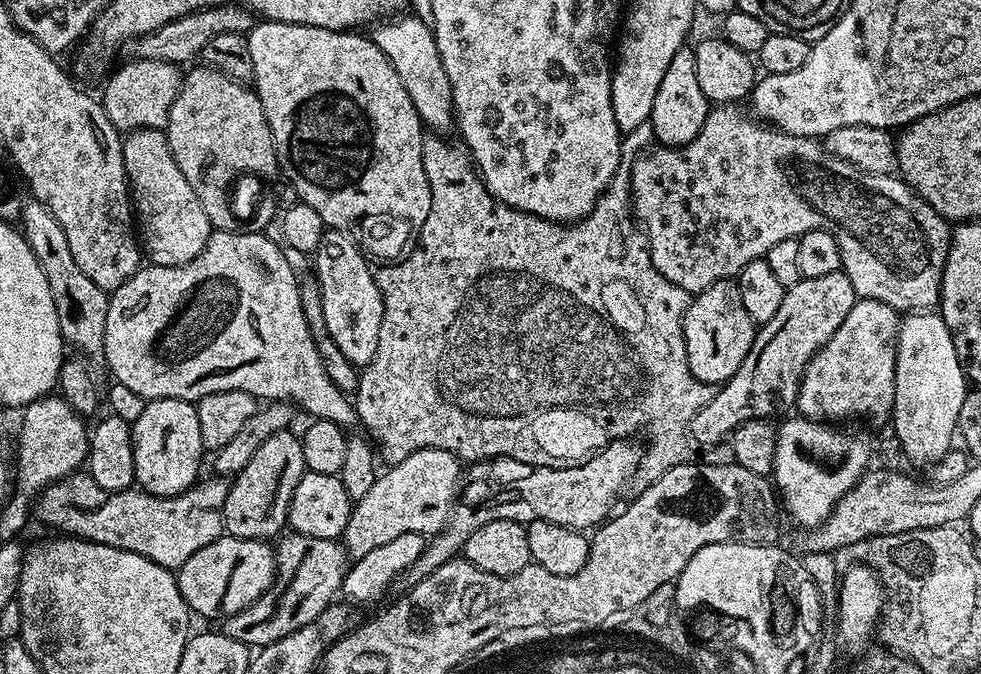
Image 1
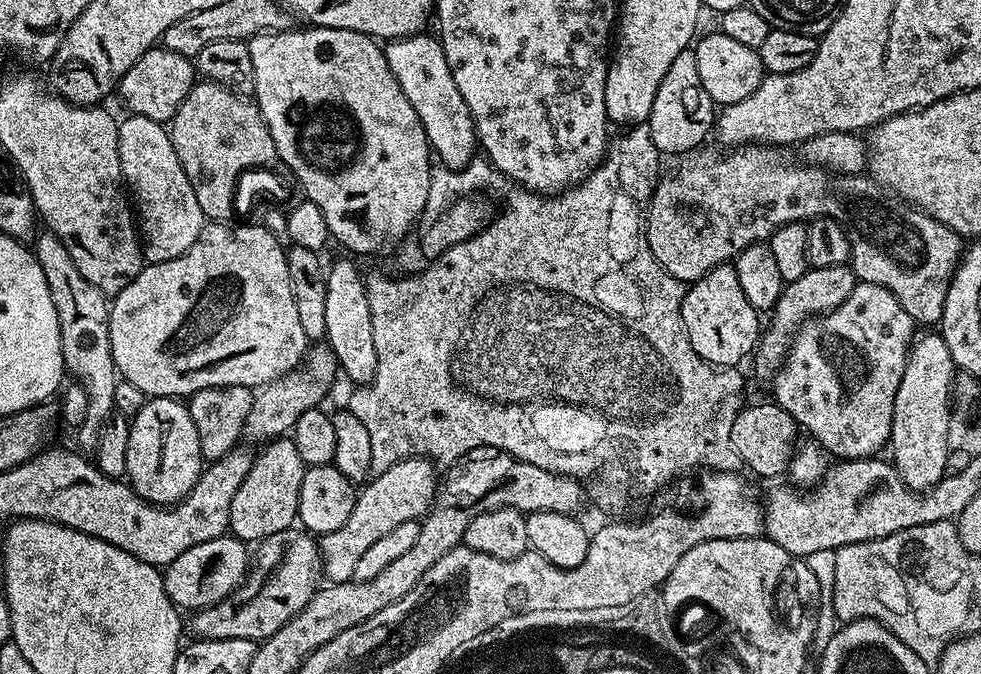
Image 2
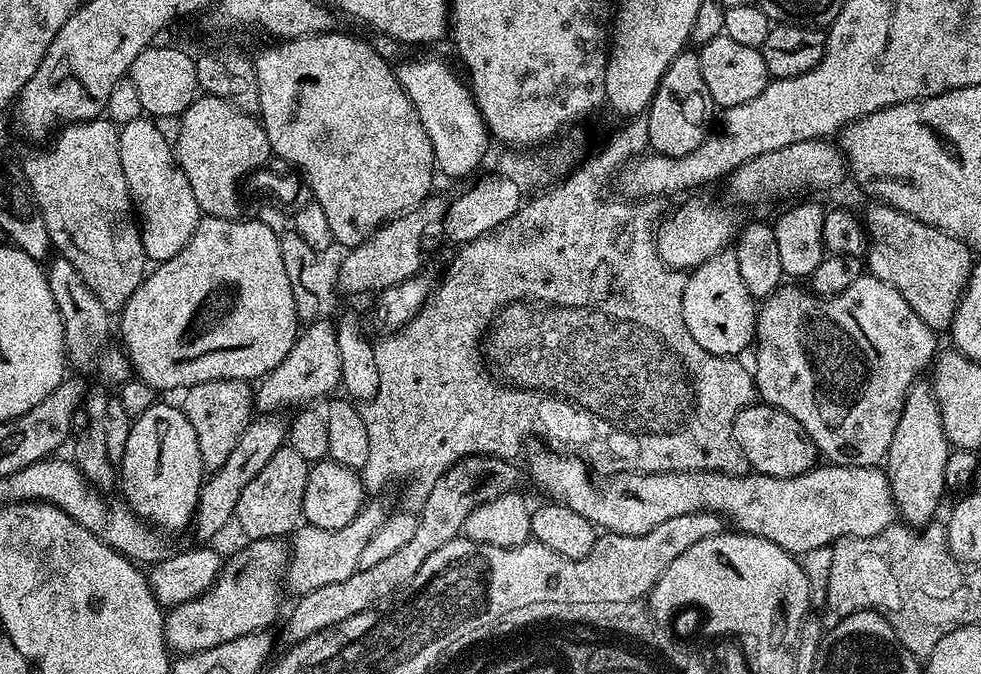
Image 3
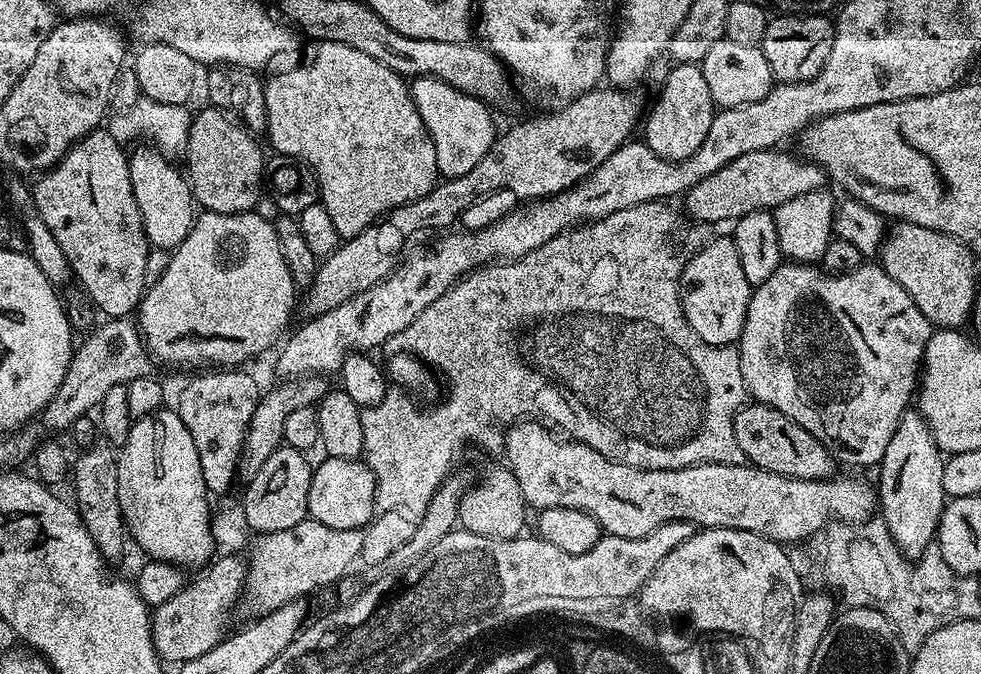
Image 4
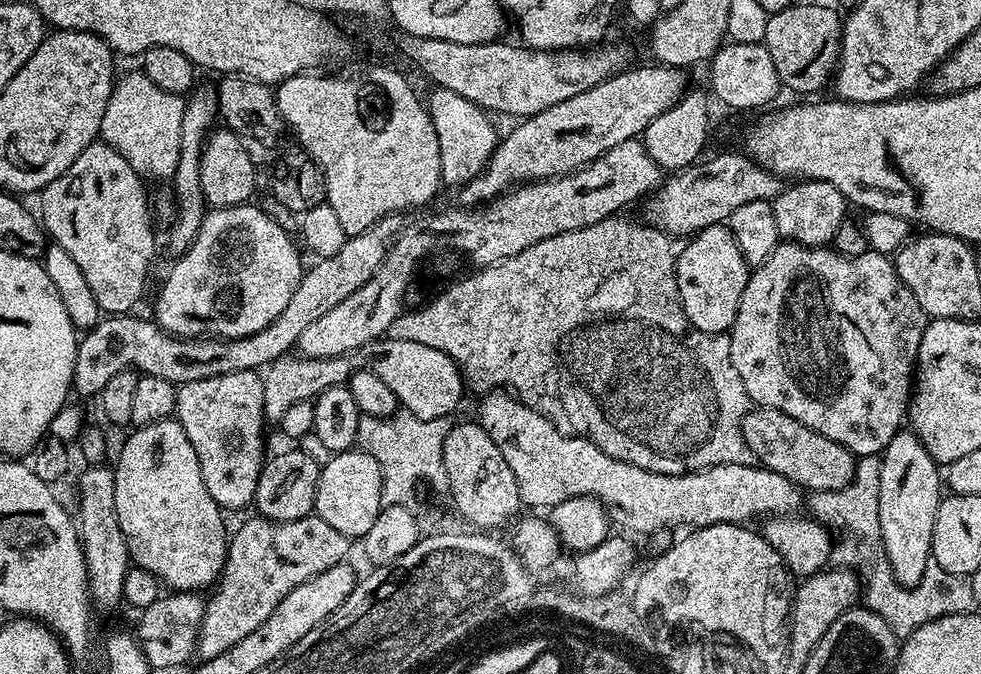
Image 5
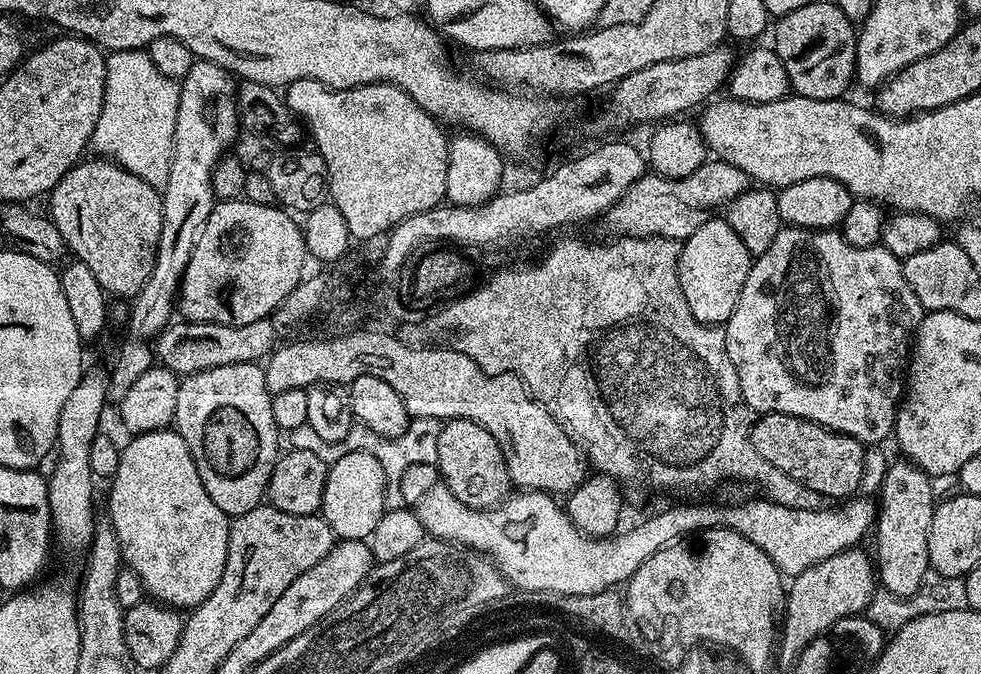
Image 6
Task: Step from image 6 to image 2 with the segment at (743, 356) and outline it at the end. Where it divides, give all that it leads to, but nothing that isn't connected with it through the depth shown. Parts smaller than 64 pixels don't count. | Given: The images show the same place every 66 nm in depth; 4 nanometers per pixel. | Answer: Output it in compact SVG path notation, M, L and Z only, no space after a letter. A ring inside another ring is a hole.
M857 282L850 298L833 312L813 318L792 338L792 347L784 357L775 377L775 403L796 419L797 425L809 432L821 449L826 448L837 461L866 460L877 455L880 447L892 438L894 398L906 370L908 351L917 335L915 320L902 310L902 302L882 286Z

